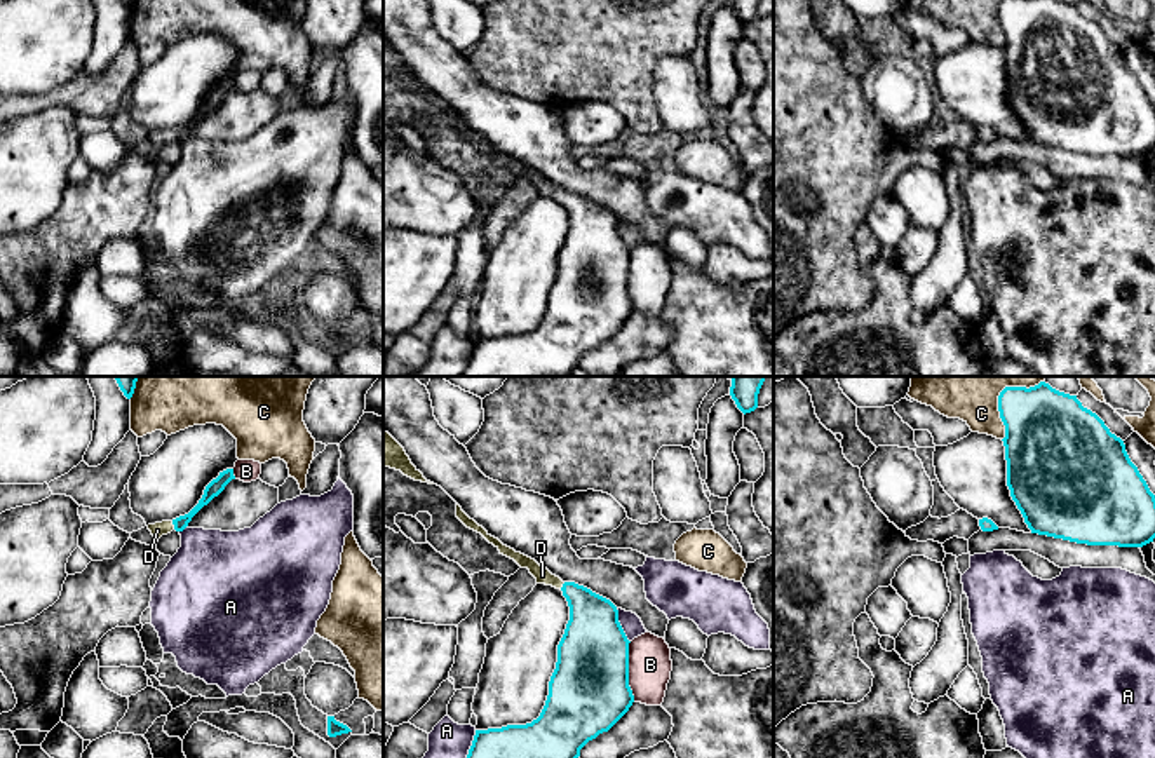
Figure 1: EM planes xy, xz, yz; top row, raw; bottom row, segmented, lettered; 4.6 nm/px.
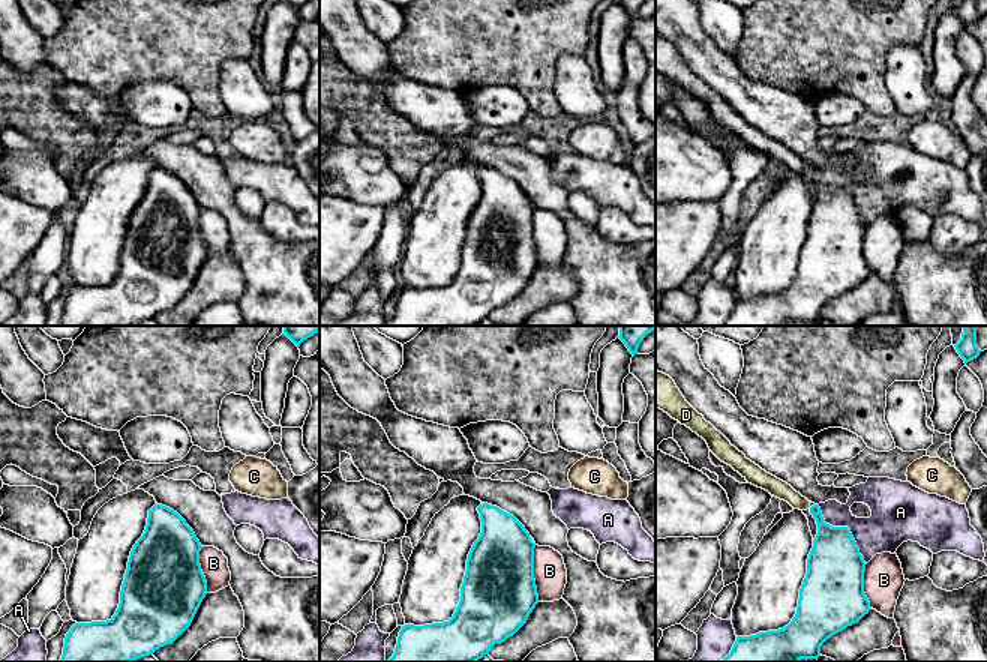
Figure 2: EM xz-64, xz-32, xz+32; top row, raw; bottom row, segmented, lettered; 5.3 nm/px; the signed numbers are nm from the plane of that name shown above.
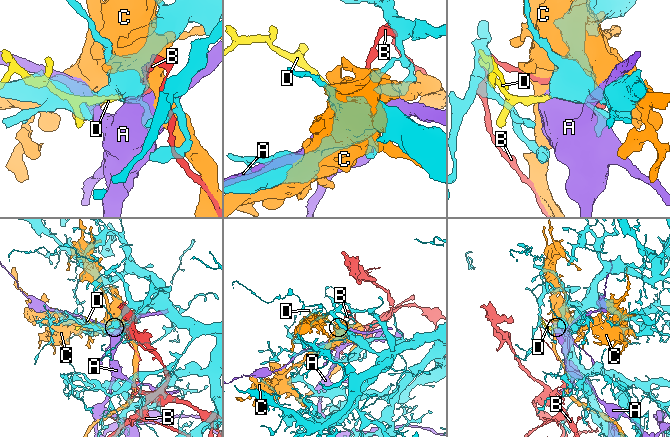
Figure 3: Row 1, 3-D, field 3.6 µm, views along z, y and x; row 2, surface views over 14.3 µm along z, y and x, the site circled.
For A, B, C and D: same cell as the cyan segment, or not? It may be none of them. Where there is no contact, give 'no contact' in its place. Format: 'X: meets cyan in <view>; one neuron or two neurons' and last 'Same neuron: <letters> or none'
A: meets cyan in xz; two neurons
B: meets cyan in xz; two neurons
C: meets cyan in yz; two neurons
D: meets cyan in xy; one neuron
Same neuron: D

